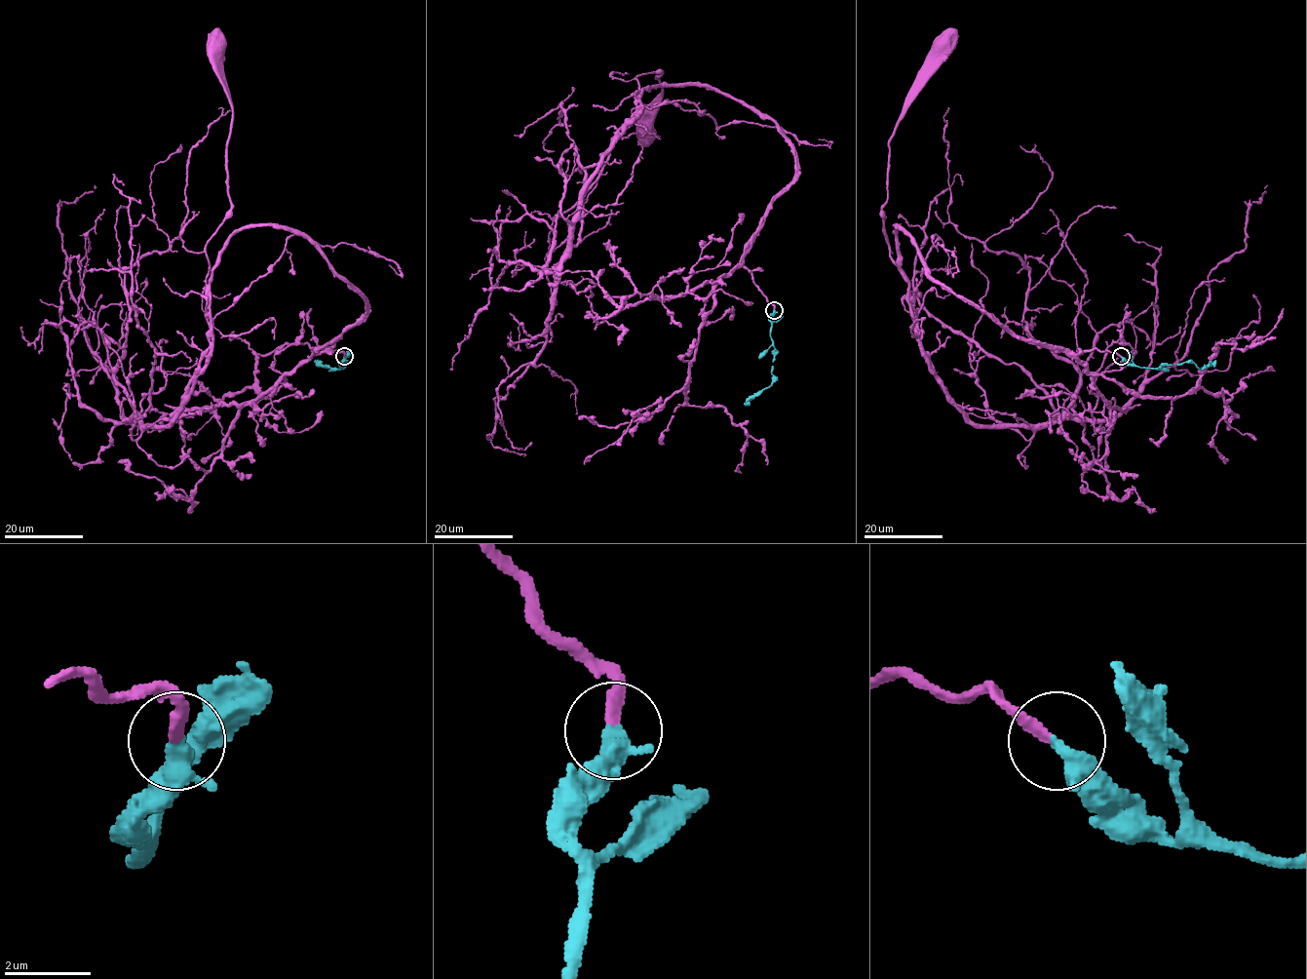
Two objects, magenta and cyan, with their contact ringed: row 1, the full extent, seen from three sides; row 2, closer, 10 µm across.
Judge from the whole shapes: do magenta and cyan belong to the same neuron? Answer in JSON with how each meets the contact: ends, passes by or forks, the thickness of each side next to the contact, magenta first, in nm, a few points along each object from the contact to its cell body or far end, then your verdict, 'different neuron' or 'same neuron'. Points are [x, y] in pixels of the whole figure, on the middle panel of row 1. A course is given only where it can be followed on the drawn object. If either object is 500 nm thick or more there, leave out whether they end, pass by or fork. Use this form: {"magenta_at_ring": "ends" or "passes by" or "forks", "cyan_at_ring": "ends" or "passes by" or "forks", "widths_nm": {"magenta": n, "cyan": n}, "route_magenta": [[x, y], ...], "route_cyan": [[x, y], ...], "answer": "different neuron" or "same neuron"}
{"magenta_at_ring": "ends", "cyan_at_ring": "passes by", "widths_nm": {"magenta": 280, "cyan": 320}, "route_magenta": [[774, 310], [744, 264], [795, 171], [780, 128], [710, 88], [641, 89], [635, 79], [661, 71], [647, 132]], "route_cyan": [[774, 311], [770, 330], [775, 349], [773, 383], [745, 404]], "answer": "same neuron"}

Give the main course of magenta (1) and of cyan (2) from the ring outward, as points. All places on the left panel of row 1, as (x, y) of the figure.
1: (344, 356), (314, 353), (364, 299), (305, 237), (241, 227), (211, 268), (206, 246), (231, 208), (217, 46)
2: (344, 356), (342, 368), (345, 367), (343, 361), (338, 368), (331, 369), (315, 360)

